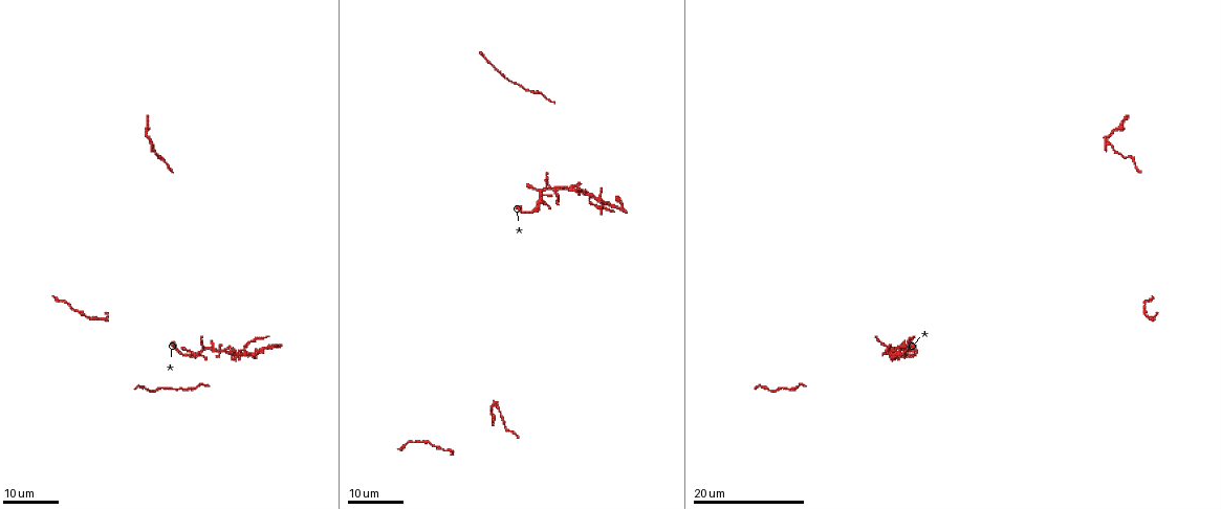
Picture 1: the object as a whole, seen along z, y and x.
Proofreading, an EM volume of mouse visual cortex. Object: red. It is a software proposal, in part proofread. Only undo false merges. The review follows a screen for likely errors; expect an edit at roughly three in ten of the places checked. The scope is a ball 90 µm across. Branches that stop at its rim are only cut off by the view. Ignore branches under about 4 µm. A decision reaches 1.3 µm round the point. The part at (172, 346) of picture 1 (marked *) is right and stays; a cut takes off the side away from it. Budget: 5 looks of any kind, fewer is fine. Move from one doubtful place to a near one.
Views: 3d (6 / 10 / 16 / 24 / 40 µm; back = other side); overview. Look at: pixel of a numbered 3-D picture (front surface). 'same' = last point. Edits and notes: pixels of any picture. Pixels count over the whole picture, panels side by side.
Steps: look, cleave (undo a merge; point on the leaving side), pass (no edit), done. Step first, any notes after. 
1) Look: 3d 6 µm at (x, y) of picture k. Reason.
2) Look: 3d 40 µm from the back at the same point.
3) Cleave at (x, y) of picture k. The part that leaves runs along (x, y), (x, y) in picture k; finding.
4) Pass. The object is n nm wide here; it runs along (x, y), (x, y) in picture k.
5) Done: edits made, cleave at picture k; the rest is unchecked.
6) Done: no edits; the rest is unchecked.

Look: 3d 16 µm at (548, 188) of picture 1. Four or more arms meet.

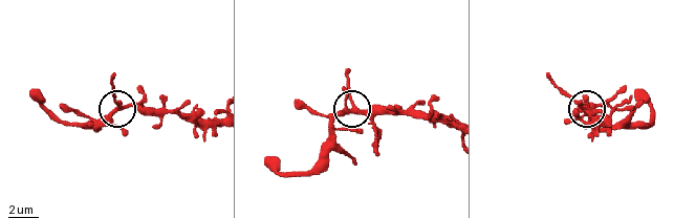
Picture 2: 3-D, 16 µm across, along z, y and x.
Look: 3d 10 µm at (348, 109) of picture 2.

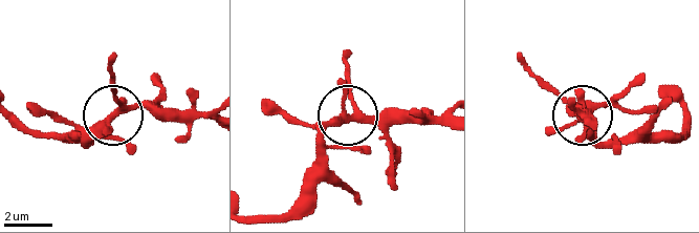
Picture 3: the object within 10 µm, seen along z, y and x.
Pass. 4 arms meet here; continuous, no second neuron.

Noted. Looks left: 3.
Look: 3d 16 µm at (588, 196) of picture 1. Thin arm on a thick one.

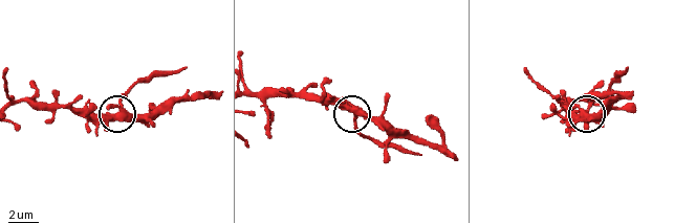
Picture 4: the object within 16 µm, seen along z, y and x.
Look: 3d 6 µm at (588, 107) of picture 4. Closer look.

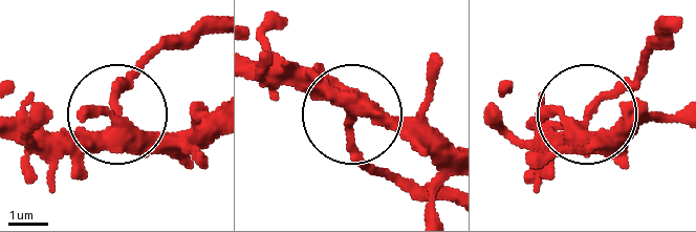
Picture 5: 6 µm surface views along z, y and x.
Cleave at (137, 67) of picture 5. 3 arms meet here; the part that leaves runs along (114, 100), (154, 60), (215, 29) in picture 5; a second neuron is stuck on.

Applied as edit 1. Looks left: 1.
Done: edits made, cleave at picture 5; the rest is unchecked.

